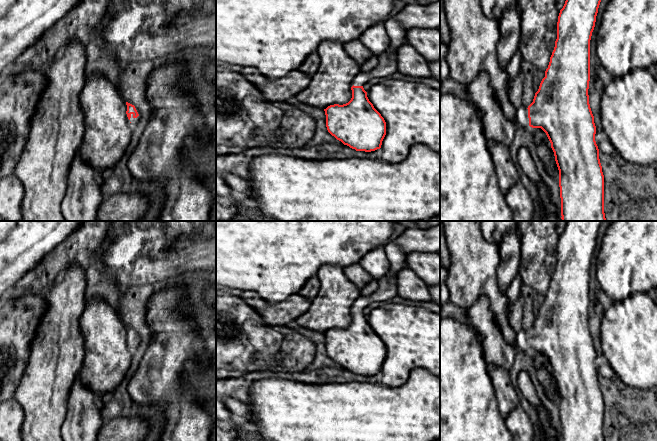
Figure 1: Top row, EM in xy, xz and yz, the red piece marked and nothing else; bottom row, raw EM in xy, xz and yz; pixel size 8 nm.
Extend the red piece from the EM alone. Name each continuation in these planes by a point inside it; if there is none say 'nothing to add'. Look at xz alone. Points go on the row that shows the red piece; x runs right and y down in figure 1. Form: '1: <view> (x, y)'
1: xz (387, 62)

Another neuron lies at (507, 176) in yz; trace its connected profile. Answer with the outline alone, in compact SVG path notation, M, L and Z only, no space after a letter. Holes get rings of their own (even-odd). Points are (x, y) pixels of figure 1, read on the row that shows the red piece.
M487 139L487 147L496 171L497 185L501 193L505 195L519 180L519 174L507 146Z

